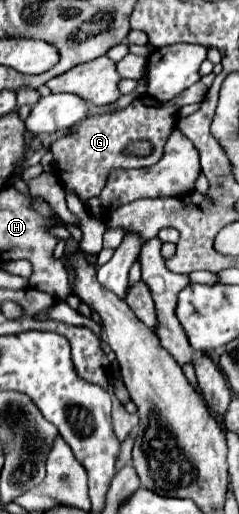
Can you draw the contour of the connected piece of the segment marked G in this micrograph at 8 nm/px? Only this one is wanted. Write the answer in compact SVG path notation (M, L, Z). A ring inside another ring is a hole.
M197 81L195 85L191 85L189 89L185 89L183 93L179 93L177 97L173 97L167 103L159 103L159 101L153 101L153 97L149 97L149 95L141 95L123 109L103 113L103 115L85 117L83 121L79 121L73 127L73 133L51 143L51 153L53 153L53 159L57 161L57 169L59 169L59 175L63 179L63 187L67 191L75 191L81 197L81 201L87 203L87 199L101 193L101 189L107 183L109 171L113 171L117 167L129 169L129 167L155 165L163 157L163 147L165 147L165 141L169 139L173 127L175 127L179 109L183 105L203 101L205 93L207 93L207 87L201 81ZM135 139L151 141L153 153L149 157L123 155L123 149Z

